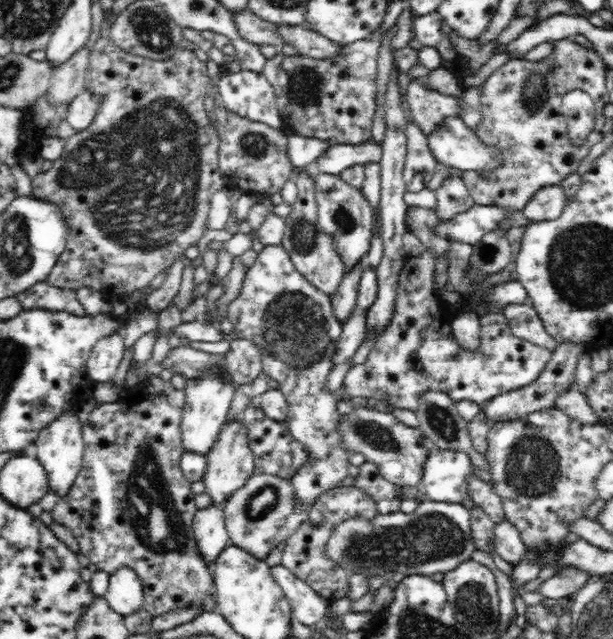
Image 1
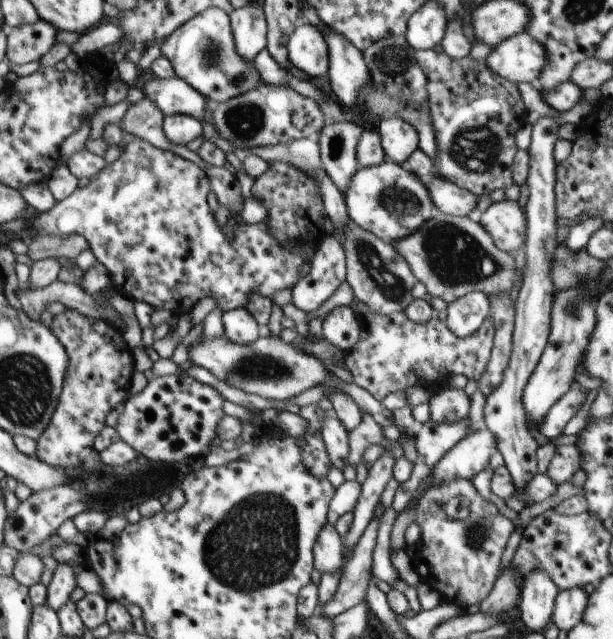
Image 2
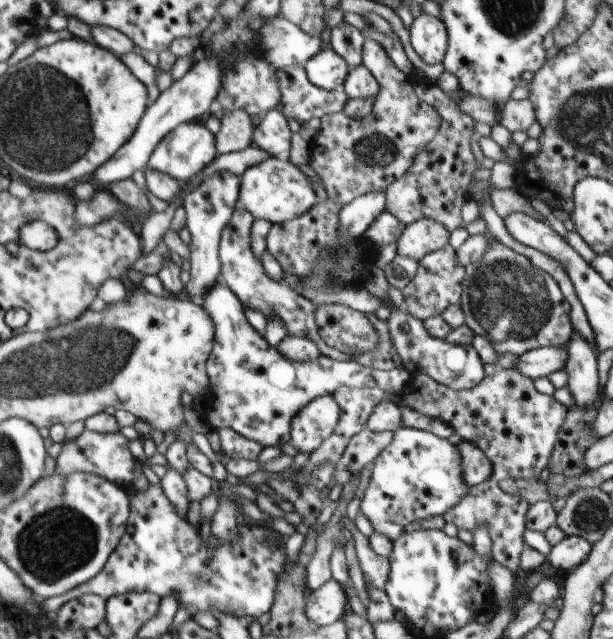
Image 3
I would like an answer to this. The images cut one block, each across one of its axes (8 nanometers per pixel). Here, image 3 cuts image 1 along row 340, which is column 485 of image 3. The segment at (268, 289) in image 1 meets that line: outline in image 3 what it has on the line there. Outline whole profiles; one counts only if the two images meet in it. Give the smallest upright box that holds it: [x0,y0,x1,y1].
[461,237,573,356]

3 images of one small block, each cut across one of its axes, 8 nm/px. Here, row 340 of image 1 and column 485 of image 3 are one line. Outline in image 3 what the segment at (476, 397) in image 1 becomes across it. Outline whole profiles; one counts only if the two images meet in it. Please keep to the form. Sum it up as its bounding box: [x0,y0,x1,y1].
[294,367,568,576]

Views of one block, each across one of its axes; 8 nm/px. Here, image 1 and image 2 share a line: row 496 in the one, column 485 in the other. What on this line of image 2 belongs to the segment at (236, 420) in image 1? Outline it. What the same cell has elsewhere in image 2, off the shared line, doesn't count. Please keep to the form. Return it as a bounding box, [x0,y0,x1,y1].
[480,201,527,254]

